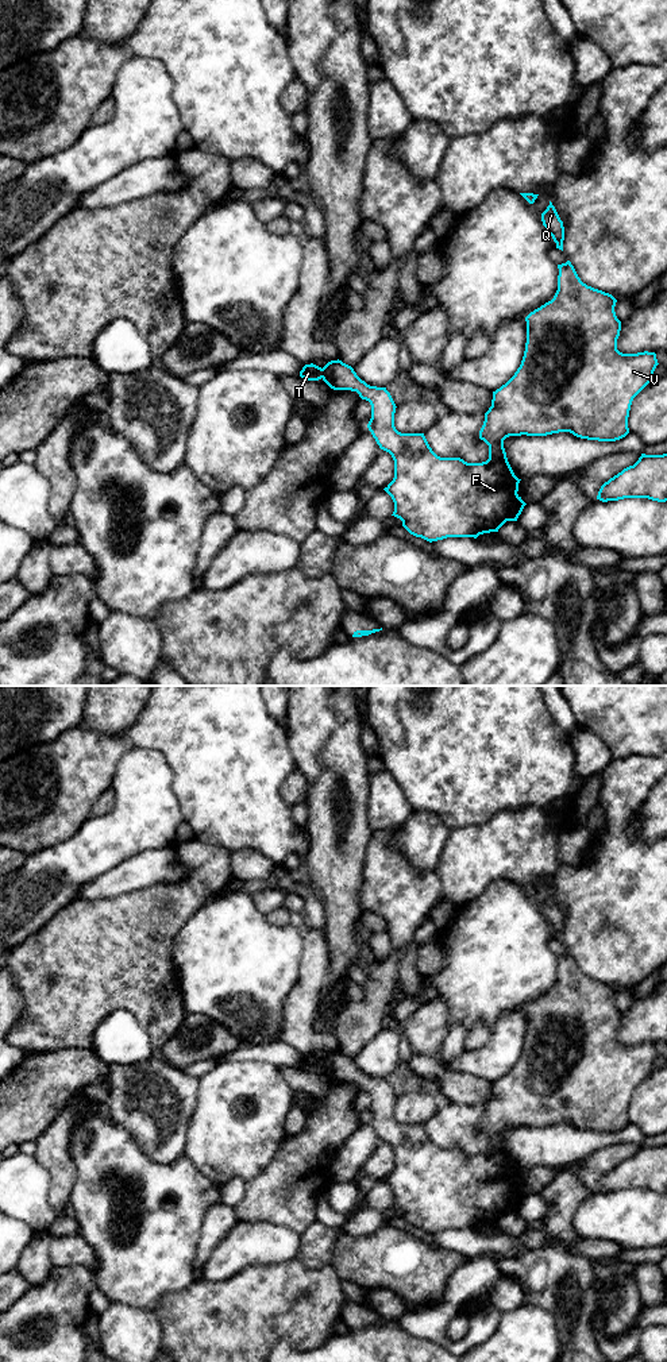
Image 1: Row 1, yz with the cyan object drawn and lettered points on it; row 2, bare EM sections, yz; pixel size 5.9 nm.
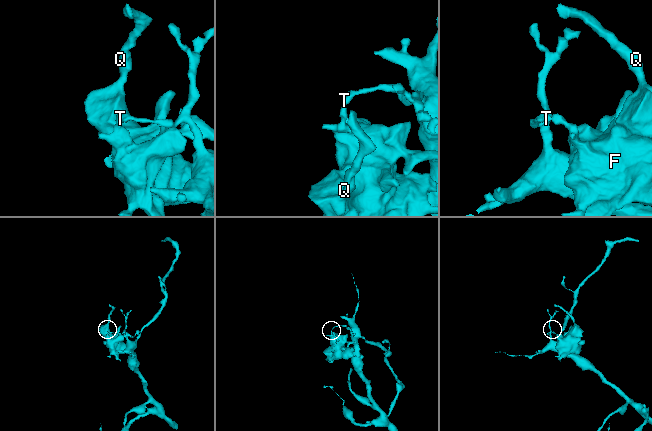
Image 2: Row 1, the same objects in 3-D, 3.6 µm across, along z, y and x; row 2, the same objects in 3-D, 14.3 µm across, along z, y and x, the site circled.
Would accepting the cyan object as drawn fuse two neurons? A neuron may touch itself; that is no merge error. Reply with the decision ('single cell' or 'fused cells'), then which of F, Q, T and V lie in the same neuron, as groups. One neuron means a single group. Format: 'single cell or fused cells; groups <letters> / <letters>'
fused cells; groups F Q V / T

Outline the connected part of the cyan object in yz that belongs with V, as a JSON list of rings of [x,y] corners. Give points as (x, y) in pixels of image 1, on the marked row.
[[[570,261],[566,263],[558,265],[559,275],[558,275],[558,290],[554,296],[554,298],[540,308],[531,312],[527,317],[527,343],[525,343],[525,351],[521,360],[520,367],[514,373],[514,375],[500,389],[493,391],[493,400],[491,406],[485,413],[485,421],[479,431],[479,439],[483,440],[489,445],[489,459],[482,463],[467,463],[460,458],[440,458],[437,456],[432,448],[429,447],[424,433],[401,433],[394,427],[394,413],[396,413],[396,404],[390,396],[390,393],[386,390],[386,387],[377,387],[370,386],[365,381],[362,381],[354,369],[342,360],[331,360],[323,367],[323,381],[334,390],[351,390],[356,391],[362,400],[366,400],[371,405],[371,418],[367,424],[369,431],[371,432],[373,437],[375,439],[377,444],[381,450],[389,452],[394,460],[394,478],[393,481],[383,489],[393,499],[394,502],[394,512],[392,516],[400,518],[402,521],[402,526],[413,536],[421,537],[429,543],[443,540],[447,537],[474,537],[477,539],[479,535],[490,533],[490,532],[498,532],[498,529],[506,522],[506,521],[517,521],[518,516],[521,514],[524,506],[527,505],[521,497],[517,494],[518,491],[518,483],[521,479],[518,479],[506,458],[506,452],[504,448],[504,440],[509,436],[547,436],[552,433],[559,432],[570,432],[577,437],[587,439],[587,440],[598,440],[598,441],[616,441],[622,437],[625,437],[629,433],[628,428],[628,417],[629,410],[633,398],[653,379],[653,371],[656,369],[658,359],[655,352],[637,352],[637,354],[622,354],[617,350],[617,339],[620,336],[621,331],[621,321],[617,319],[614,306],[617,300],[602,290],[594,289],[591,286],[587,286],[581,281],[578,277],[574,266]]]

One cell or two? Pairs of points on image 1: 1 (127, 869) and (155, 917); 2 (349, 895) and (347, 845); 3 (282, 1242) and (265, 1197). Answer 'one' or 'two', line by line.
1: two
2: one
3: two

